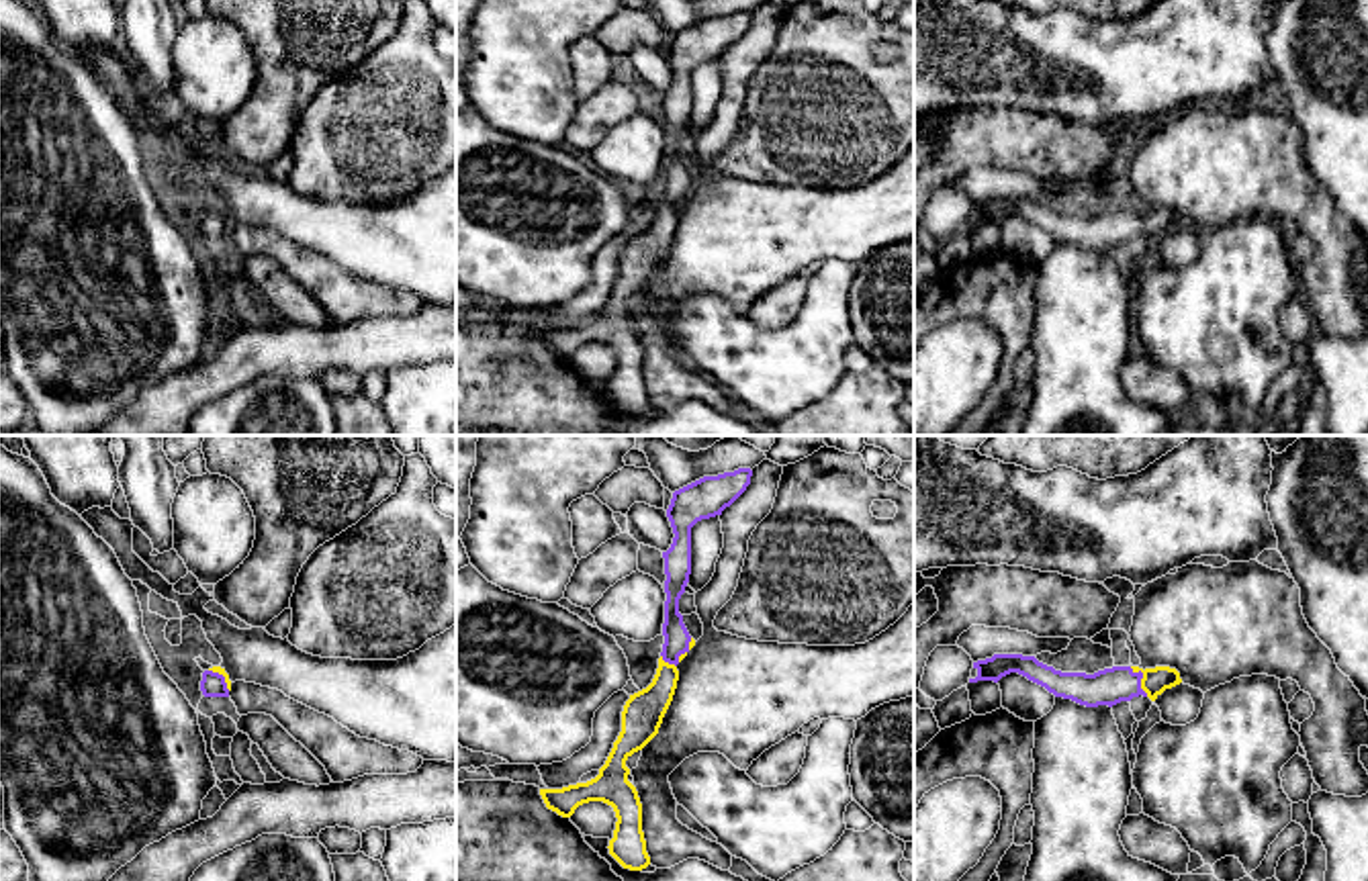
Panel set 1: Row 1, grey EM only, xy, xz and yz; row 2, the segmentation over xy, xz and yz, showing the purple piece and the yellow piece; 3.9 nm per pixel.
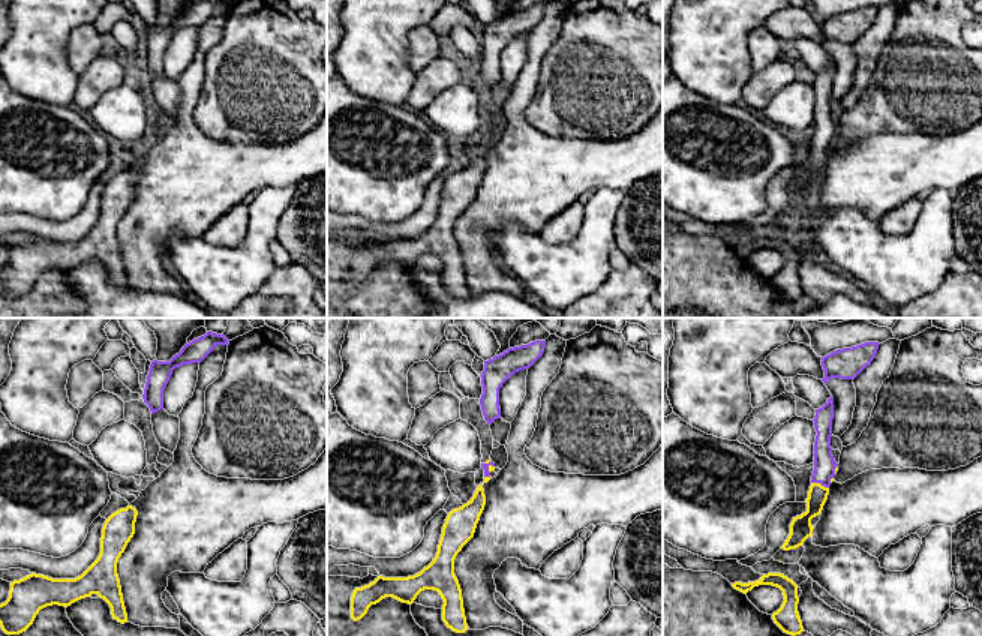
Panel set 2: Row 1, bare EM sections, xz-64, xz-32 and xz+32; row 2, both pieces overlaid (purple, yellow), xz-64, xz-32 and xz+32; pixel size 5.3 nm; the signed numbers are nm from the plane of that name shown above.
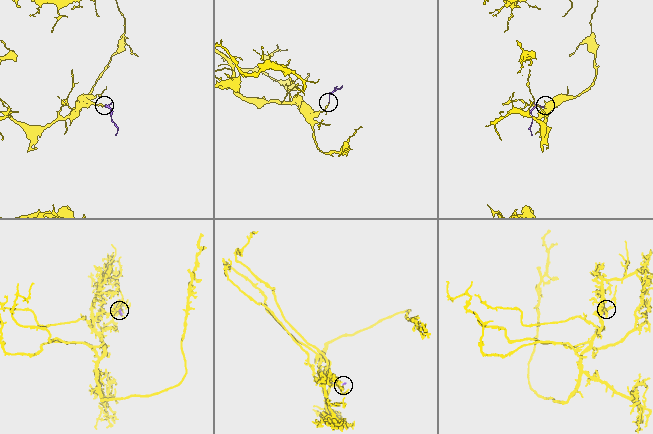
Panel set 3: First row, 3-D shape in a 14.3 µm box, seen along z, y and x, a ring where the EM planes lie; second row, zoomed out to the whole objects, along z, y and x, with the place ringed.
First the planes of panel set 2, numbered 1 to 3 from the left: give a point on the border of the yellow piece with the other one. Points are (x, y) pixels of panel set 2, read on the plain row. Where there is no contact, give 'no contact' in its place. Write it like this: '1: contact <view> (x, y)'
1: no contact
2: contact xz-32 (489, 128)
3: contact xz+32 (820, 147)

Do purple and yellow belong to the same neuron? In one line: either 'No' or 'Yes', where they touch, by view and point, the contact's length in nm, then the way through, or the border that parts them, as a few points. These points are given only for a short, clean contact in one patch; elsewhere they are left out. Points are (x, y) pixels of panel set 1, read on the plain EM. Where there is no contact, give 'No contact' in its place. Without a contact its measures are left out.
Yes. Touches purple at yz (1142, 219). Shared border 140 nm. Path across: yz (1107, 229), (1142, 219), (1156, 223)

